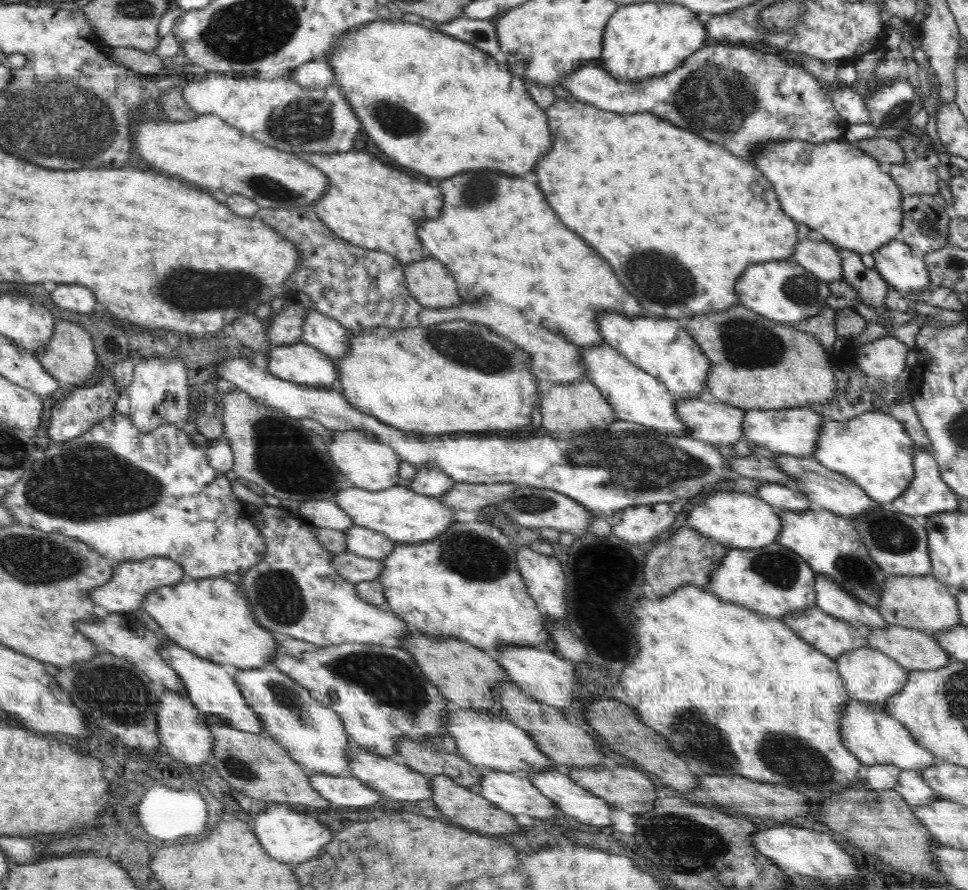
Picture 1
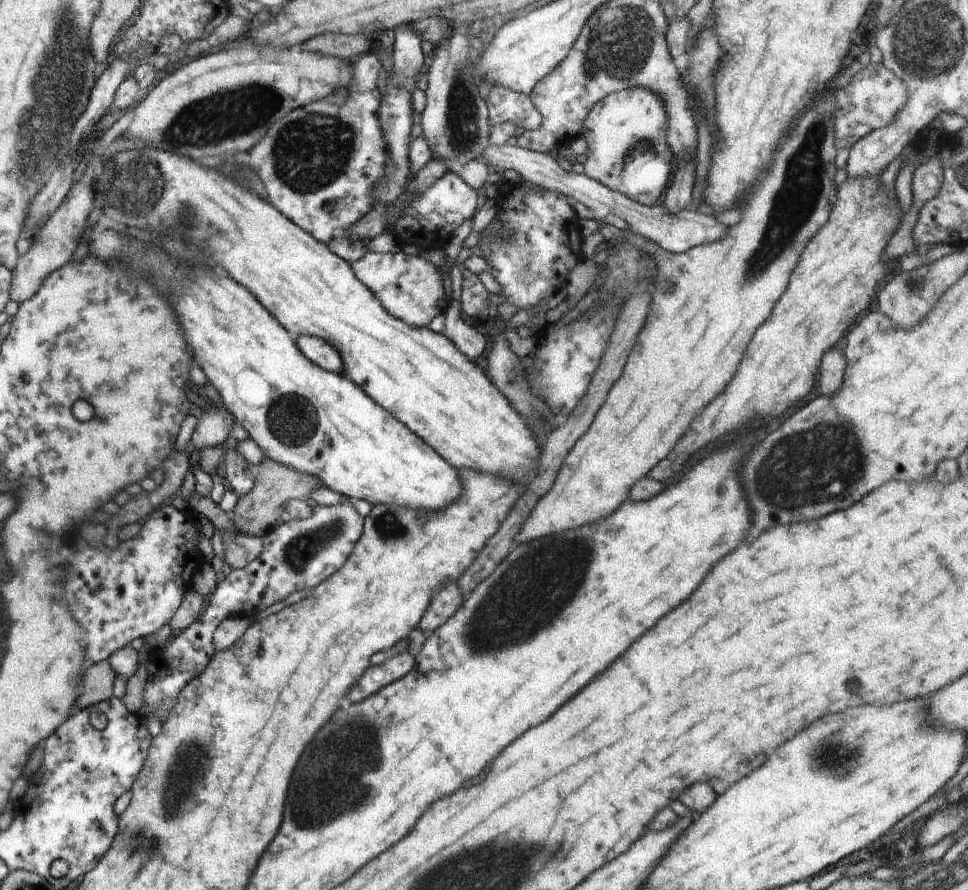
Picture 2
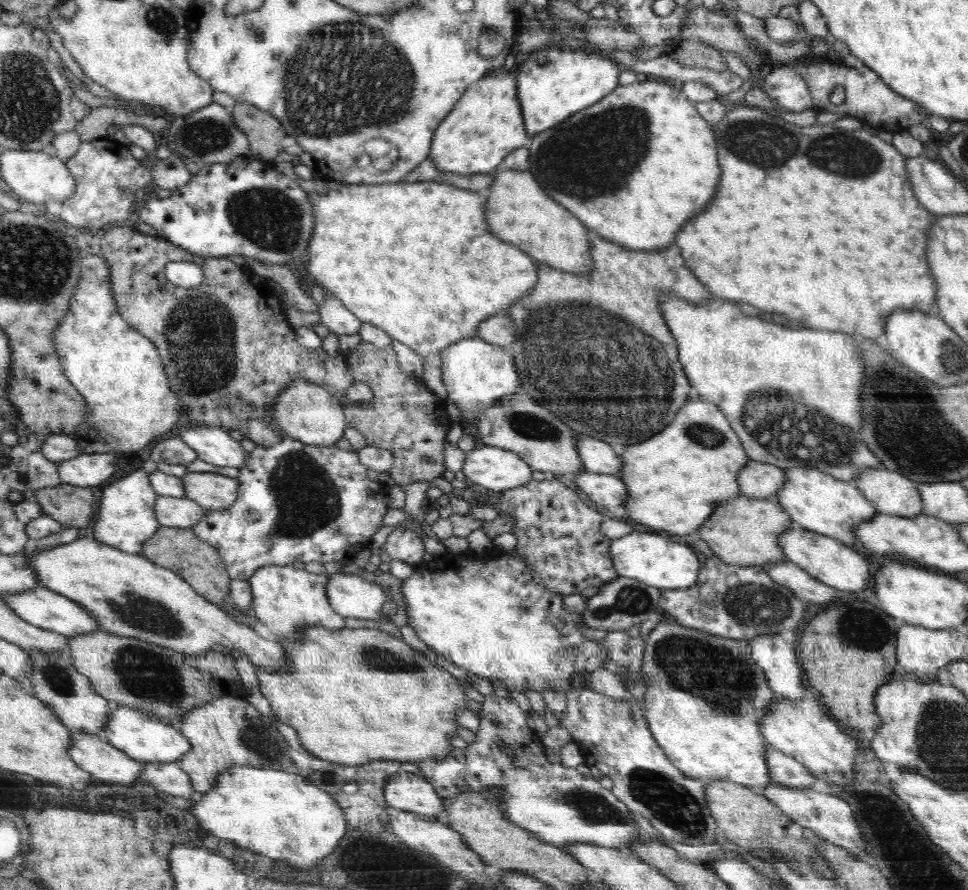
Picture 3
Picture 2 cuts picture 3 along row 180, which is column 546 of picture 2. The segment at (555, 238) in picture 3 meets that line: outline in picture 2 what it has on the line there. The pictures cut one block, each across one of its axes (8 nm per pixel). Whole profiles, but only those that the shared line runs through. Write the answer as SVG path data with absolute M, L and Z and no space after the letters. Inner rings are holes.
M832 92L798 120L792 136L778 150L764 182L752 196L745 196L740 208L742 219L736 226L729 226L727 237L721 241L692 247L683 253L671 253L656 242L634 234L629 228L620 230L594 219L598 232L605 238L614 236L626 240L657 260L652 302L620 380L608 391L586 434L574 443L562 461L554 486L538 500L516 540L530 542L548 534L560 534L570 528L597 523L611 515L629 500L632 486L669 455L694 417L725 390L742 362L754 332L767 320L786 290L791 272L806 244L826 224L837 201L838 187L834 181L837 171L834 159L838 151L835 145L835 110L835 94Z

